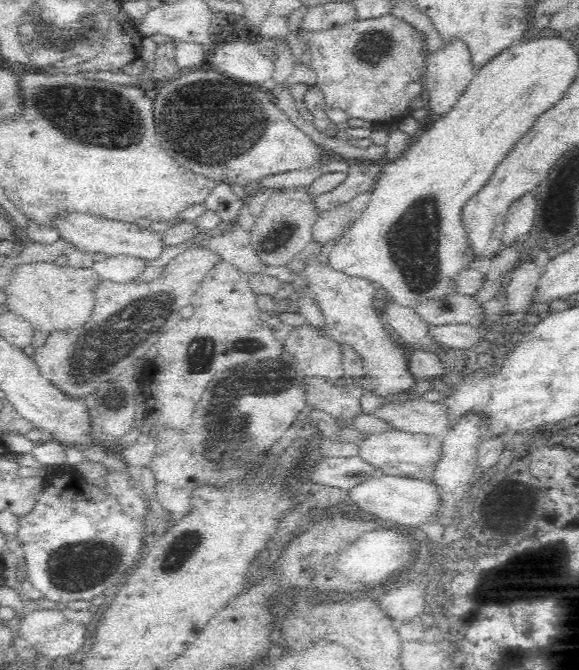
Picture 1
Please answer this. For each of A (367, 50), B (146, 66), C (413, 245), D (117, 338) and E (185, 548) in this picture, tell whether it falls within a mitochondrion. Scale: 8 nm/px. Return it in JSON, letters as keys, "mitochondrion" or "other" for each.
{"A":"mitochondrion","B":"other","C":"mitochondrion","D":"mitochondrion","E":"mitochondrion"}

